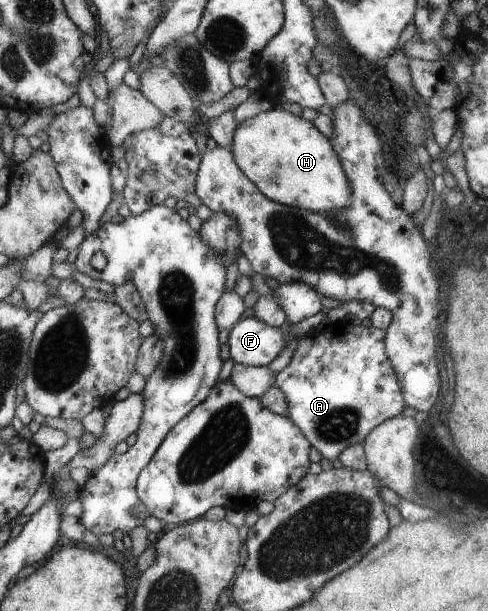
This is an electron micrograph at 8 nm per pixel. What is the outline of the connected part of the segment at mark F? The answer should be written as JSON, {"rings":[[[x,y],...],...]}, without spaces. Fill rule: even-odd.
{"rings":[[[247,313],[231,326],[226,344],[234,363],[267,367],[267,362],[279,354],[284,338],[279,328],[273,328]]]}

